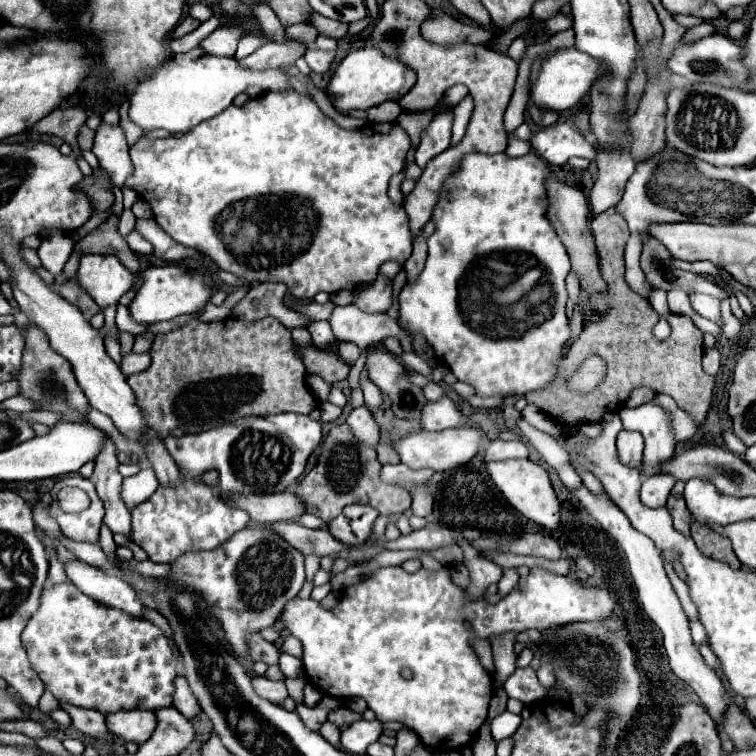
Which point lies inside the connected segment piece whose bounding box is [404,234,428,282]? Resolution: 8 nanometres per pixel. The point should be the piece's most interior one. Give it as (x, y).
(414, 264)

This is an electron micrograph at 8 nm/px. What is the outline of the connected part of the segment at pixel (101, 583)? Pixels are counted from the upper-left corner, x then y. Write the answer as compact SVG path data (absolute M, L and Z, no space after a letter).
M68 560L64 568L66 568L68 580L74 582L84 594L92 596L96 602L108 604L112 608L120 608L130 616L142 618L144 606L136 590L116 574L84 564L82 560Z

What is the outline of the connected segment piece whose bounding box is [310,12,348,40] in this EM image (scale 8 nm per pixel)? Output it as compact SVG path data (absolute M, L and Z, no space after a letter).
M312 12L310 23L320 34L325 34L336 40L343 38L348 31L347 24L326 18L316 12Z

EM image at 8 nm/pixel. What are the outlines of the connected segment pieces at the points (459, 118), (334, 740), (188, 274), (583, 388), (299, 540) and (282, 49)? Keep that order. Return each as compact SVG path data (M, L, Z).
M466 96L454 110L454 126L452 126L452 146L460 144L464 132L466 132L466 126L468 126L468 120L470 120L470 114L472 114L472 98Z
M326 722L320 726L320 734L334 746L340 746L340 728L332 722Z
M150 266L144 272L144 284L138 290L138 294L134 296L132 304L130 304L130 312L132 318L140 324L152 324L152 322L162 322L162 320L172 320L184 314L198 314L204 310L204 306L210 302L212 292L218 286L214 284L214 280L200 272L200 270L184 270L180 266Z
M588 356L576 370L576 374L572 374L568 378L568 386L572 390L578 392L590 392L594 390L606 376L606 362L600 356Z
M280 522L280 524L272 524L268 528L272 528L274 532L280 532L280 536L284 536L284 540L288 540L294 548L300 548L300 552L304 552L304 556L308 556L308 554L330 556L330 554L336 554L336 552L348 548L348 546L340 544L338 540L332 540L332 536L326 528L310 530L296 522Z
M268 42L260 46L254 54L240 60L248 68L280 68L284 64L294 64L302 56L302 50L296 44L276 44Z

